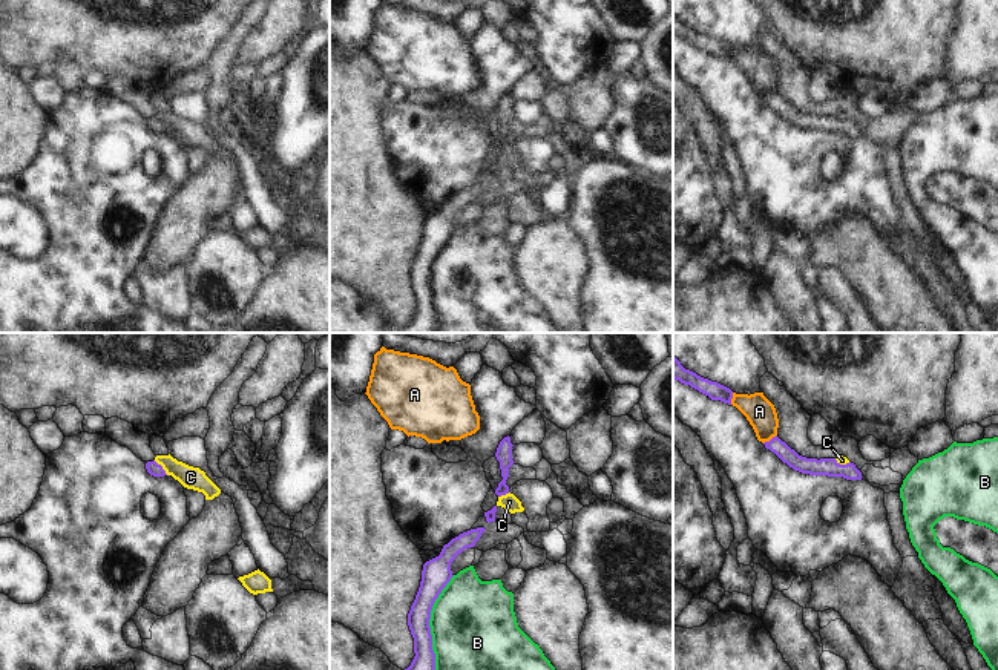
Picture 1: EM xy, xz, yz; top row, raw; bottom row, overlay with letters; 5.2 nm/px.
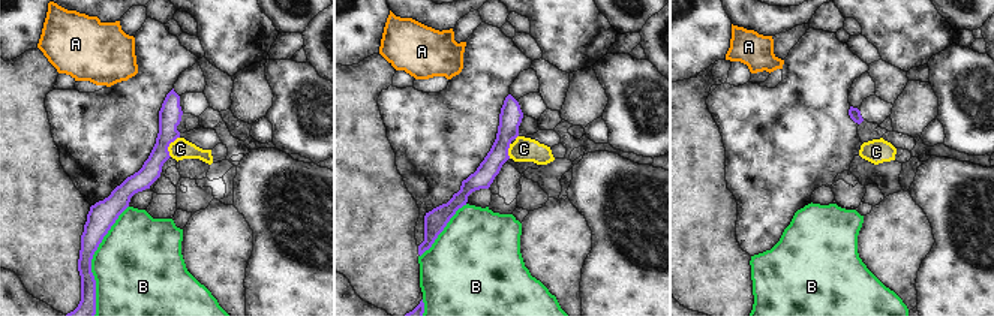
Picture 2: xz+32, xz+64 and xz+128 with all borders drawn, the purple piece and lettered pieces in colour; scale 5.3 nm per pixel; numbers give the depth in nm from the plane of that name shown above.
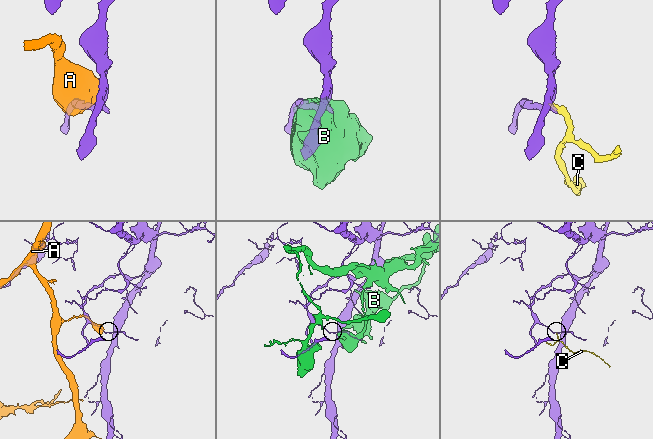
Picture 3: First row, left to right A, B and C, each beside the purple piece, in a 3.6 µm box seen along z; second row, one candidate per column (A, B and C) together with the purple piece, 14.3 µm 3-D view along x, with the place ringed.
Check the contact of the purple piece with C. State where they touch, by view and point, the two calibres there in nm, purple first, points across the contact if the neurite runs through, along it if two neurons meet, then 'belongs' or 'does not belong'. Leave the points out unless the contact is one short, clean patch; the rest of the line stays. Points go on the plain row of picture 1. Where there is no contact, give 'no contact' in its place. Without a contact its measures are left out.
meets purple in xy at (161, 123); 70 nm thick on the purple side, 120 nm on the other; border along xy (154, 117), (167, 131); does not belong

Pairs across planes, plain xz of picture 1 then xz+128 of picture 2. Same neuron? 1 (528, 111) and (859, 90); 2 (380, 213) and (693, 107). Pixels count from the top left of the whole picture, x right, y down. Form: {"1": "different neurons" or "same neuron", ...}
{"1": "different neurons", "2": "same neuron"}

